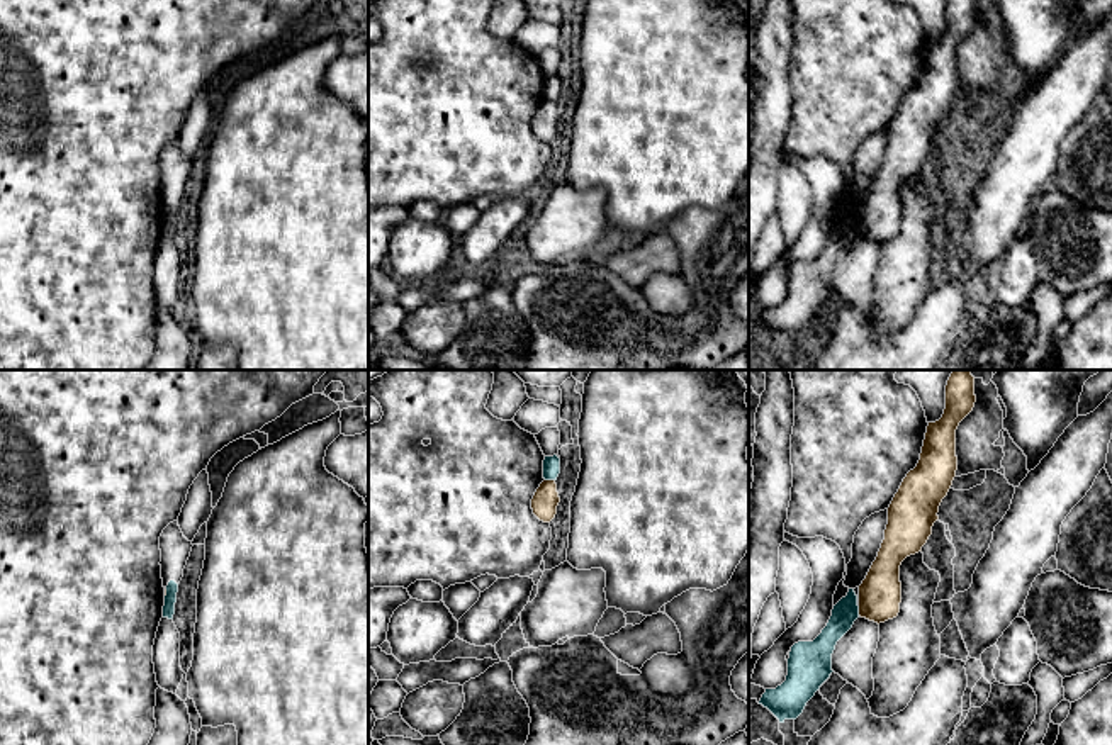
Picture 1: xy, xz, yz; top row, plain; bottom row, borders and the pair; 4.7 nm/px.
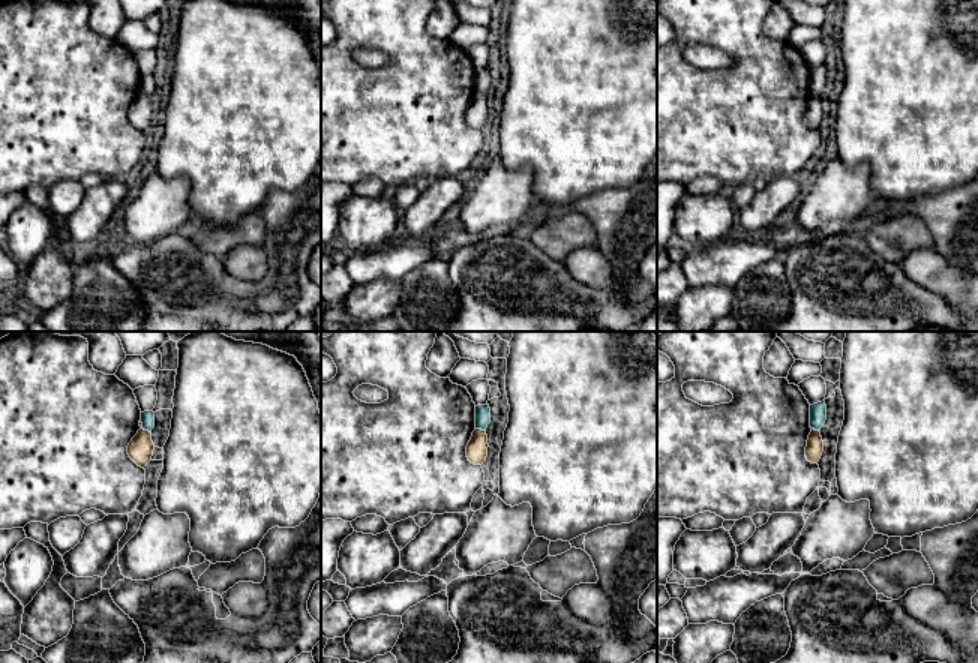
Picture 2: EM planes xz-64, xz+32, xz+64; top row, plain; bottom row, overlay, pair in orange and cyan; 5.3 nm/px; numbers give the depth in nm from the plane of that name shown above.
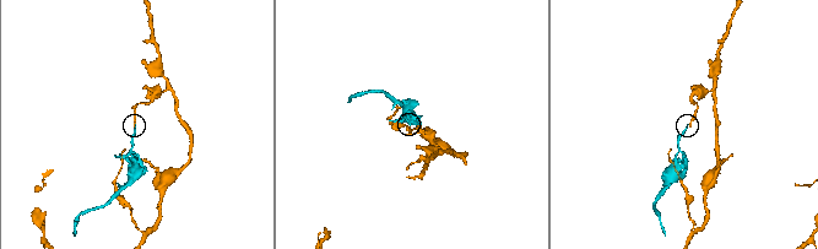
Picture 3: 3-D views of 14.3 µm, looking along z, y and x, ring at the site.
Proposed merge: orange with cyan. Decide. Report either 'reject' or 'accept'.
reject

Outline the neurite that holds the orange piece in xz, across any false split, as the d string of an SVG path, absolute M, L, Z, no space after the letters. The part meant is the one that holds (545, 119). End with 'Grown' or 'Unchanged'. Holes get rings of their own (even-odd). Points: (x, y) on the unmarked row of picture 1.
M543 100L531 119L533 134L543 141L550 143L557 134L557 126L560 122L555 100Z. Unchanged

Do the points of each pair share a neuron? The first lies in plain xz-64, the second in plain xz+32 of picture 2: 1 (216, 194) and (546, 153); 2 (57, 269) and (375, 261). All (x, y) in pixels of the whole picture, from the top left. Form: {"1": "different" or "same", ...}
{"1": "same", "2": "different"}

